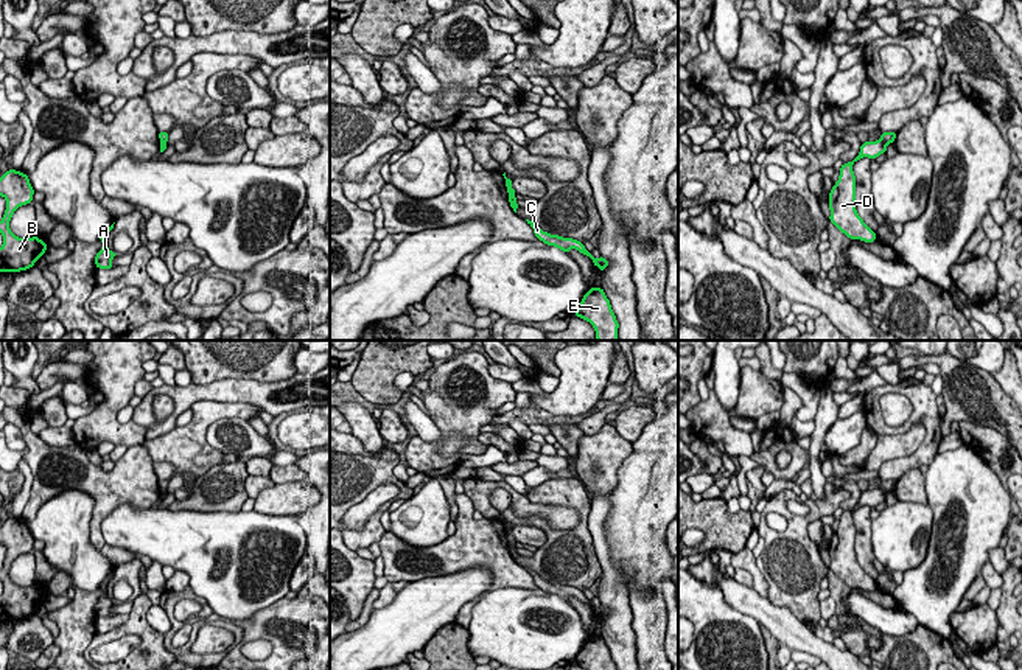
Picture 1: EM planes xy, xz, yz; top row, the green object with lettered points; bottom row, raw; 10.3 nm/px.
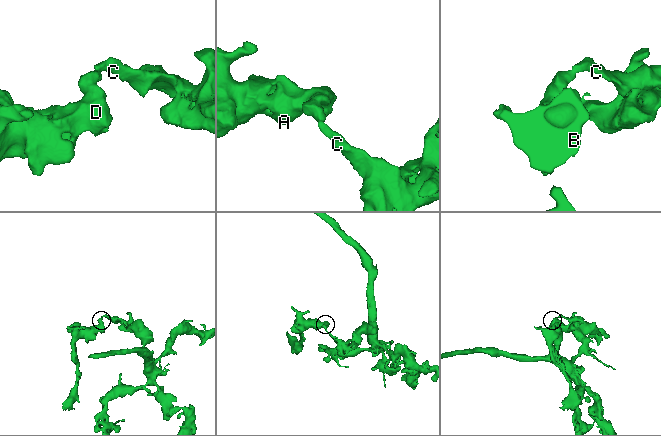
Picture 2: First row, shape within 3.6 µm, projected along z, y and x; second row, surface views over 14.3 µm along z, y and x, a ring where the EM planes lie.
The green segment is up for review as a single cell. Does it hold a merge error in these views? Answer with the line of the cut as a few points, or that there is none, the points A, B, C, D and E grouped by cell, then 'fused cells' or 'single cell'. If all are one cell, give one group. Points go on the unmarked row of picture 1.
cut in yz along (881, 487), (885, 493); A B D / C E; fused cells

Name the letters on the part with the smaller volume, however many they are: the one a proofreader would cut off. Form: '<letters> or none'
A, B, D

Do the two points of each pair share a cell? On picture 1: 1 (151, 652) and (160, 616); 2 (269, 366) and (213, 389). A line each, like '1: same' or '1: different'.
1: different
2: different

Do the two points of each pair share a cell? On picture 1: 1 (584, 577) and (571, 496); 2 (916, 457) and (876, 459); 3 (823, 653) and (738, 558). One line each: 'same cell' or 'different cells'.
1: same cell
2: different cells
3: different cells

